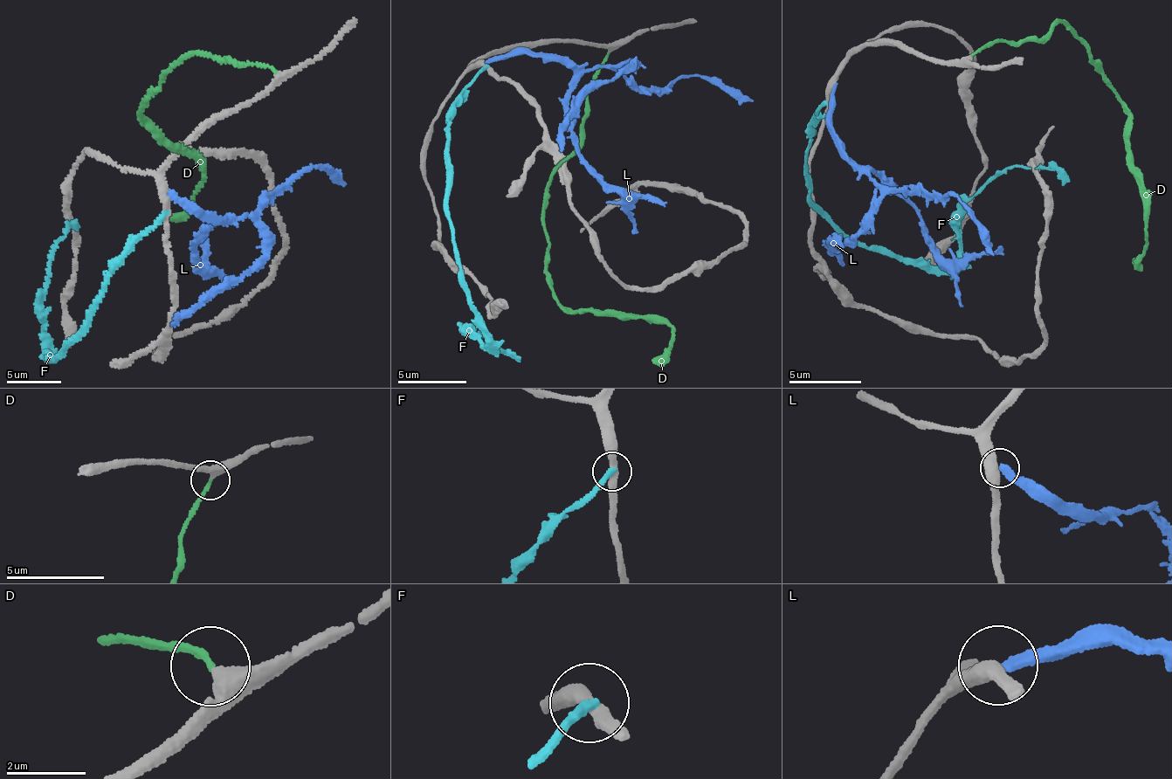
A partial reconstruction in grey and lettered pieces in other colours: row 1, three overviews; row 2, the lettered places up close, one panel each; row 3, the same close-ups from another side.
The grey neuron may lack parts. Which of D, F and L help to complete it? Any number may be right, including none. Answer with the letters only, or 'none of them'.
D

